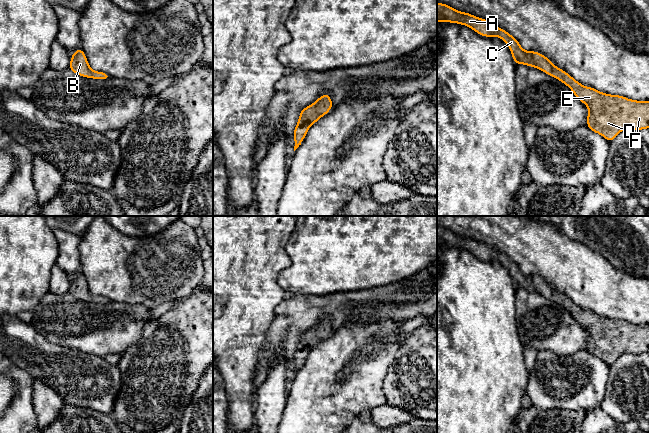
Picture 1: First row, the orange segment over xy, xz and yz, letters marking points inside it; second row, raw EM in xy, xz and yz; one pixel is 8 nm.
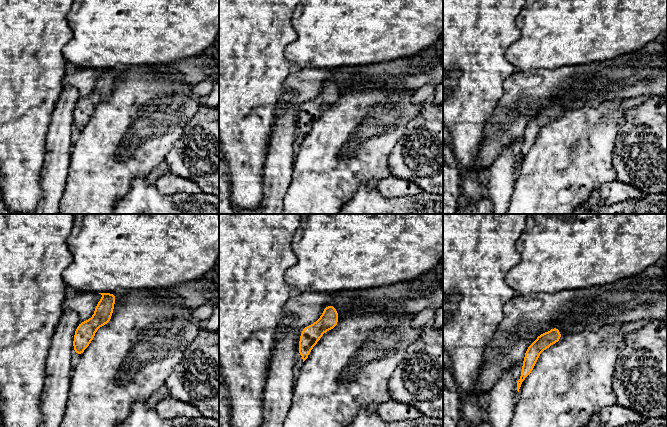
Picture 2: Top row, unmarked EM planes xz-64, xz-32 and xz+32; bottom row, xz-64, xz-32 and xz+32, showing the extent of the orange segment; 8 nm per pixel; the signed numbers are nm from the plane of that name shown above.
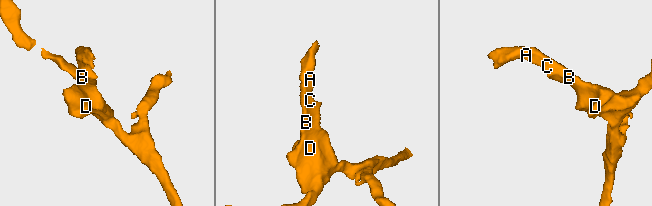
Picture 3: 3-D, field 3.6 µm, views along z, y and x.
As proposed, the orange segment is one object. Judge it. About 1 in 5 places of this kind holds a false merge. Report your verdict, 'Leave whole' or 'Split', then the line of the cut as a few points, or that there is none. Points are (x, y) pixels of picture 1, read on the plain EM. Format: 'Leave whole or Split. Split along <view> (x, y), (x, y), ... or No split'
Leave whole. No split

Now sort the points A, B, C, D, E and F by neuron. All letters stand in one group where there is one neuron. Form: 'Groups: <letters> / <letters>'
Groups: A B C D E F

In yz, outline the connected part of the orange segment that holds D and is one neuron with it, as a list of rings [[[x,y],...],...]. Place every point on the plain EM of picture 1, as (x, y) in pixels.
[[[437,227],[437,246],[462,248],[483,261],[496,260],[502,263],[509,270],[515,289],[524,288],[538,292],[568,310],[589,332],[586,350],[609,367],[624,353],[638,355],[649,352],[649,325],[631,324],[583,310],[543,278],[524,275],[515,261],[486,243],[457,235],[444,227]]]

